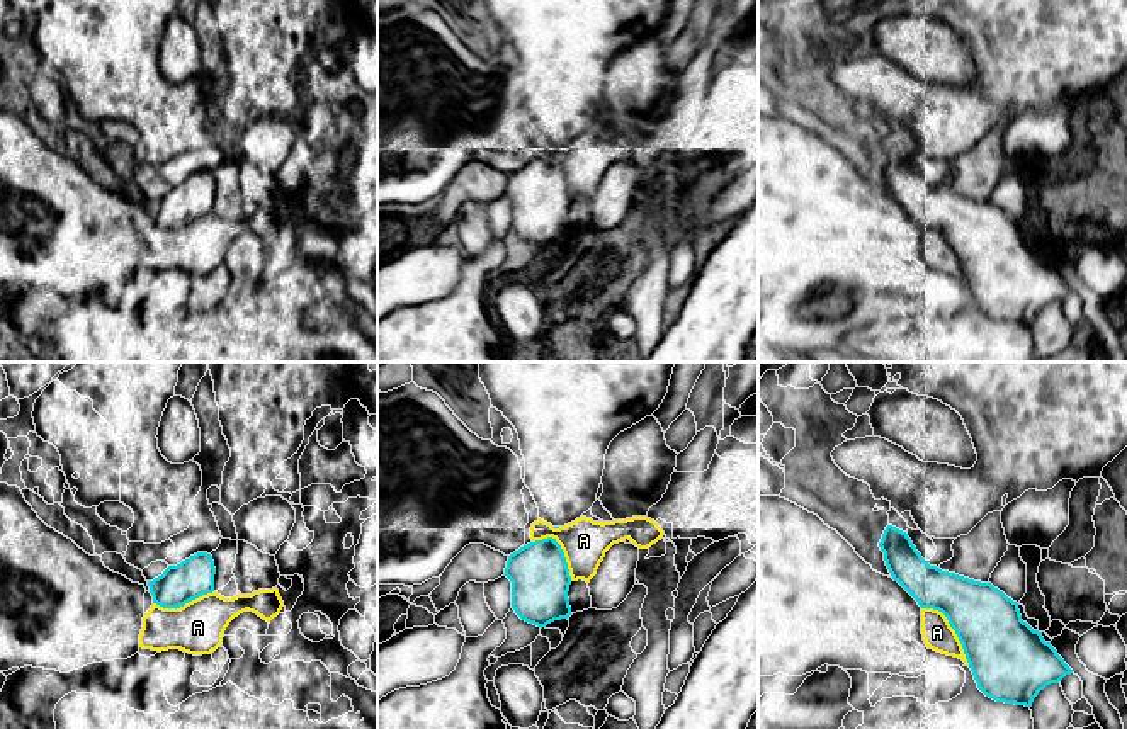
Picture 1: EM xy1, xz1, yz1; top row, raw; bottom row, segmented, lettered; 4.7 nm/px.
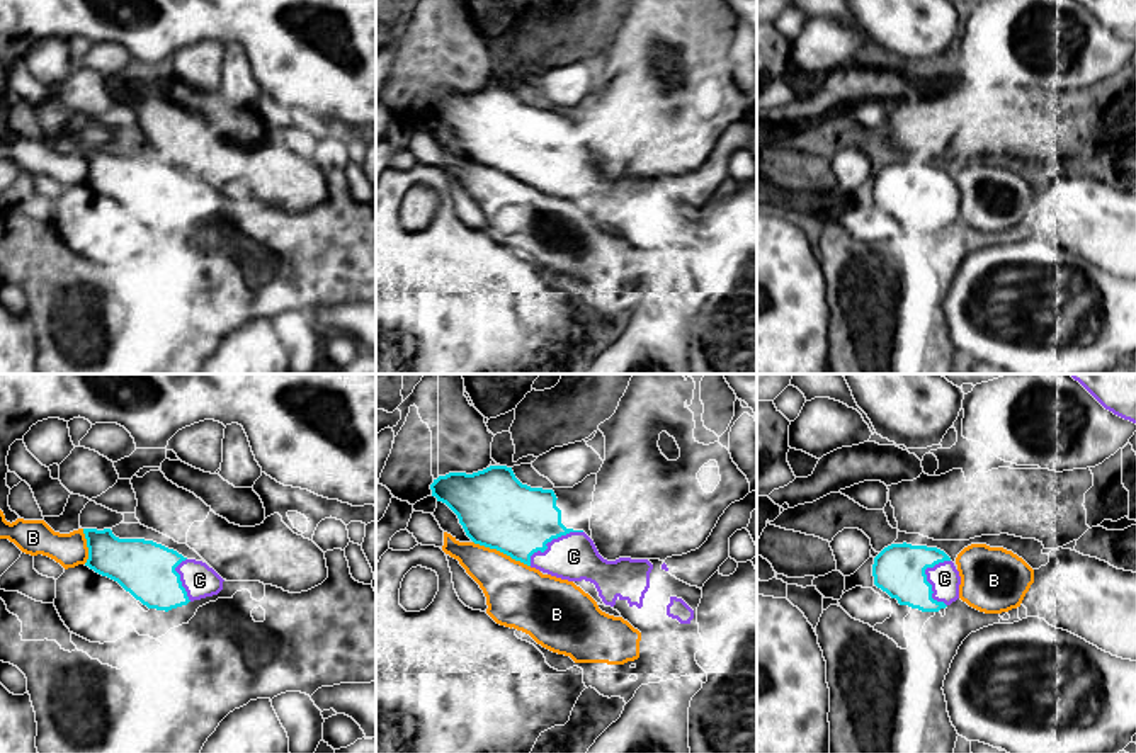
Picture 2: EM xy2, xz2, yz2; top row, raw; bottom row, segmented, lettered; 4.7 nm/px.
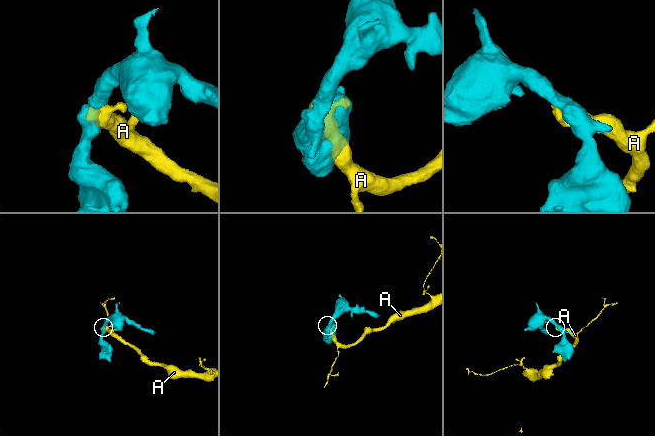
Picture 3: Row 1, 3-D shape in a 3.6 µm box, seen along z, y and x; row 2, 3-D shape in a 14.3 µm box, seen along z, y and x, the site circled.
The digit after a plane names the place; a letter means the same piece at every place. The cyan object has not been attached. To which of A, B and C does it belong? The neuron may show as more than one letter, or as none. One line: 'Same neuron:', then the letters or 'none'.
Same neuron: C

